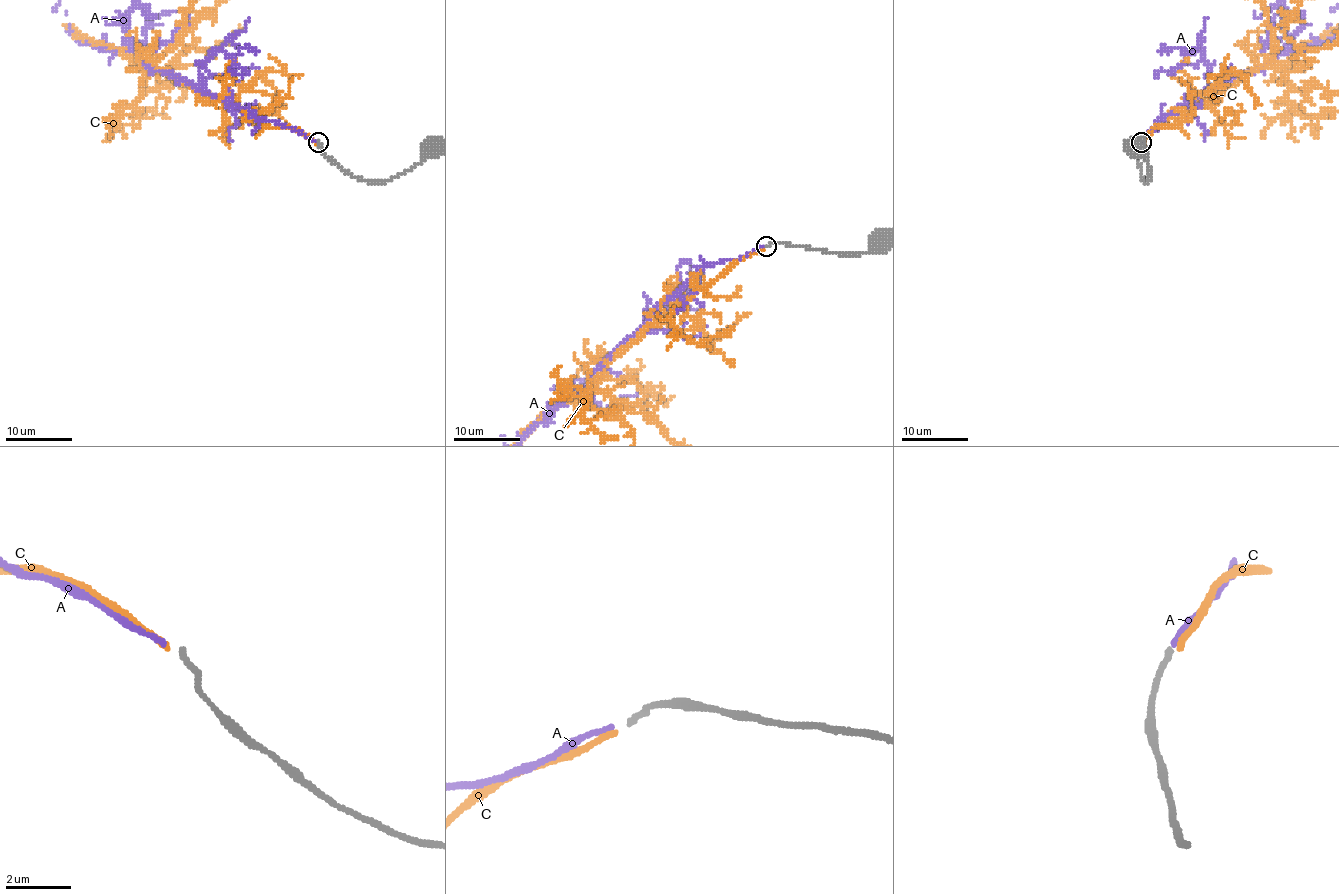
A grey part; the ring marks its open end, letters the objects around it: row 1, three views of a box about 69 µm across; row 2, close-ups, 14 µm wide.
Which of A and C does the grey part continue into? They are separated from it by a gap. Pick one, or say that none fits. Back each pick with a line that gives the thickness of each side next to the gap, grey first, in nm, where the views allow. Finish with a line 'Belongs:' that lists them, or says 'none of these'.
A: calibres 170 and 150 nm
Belongs: A

